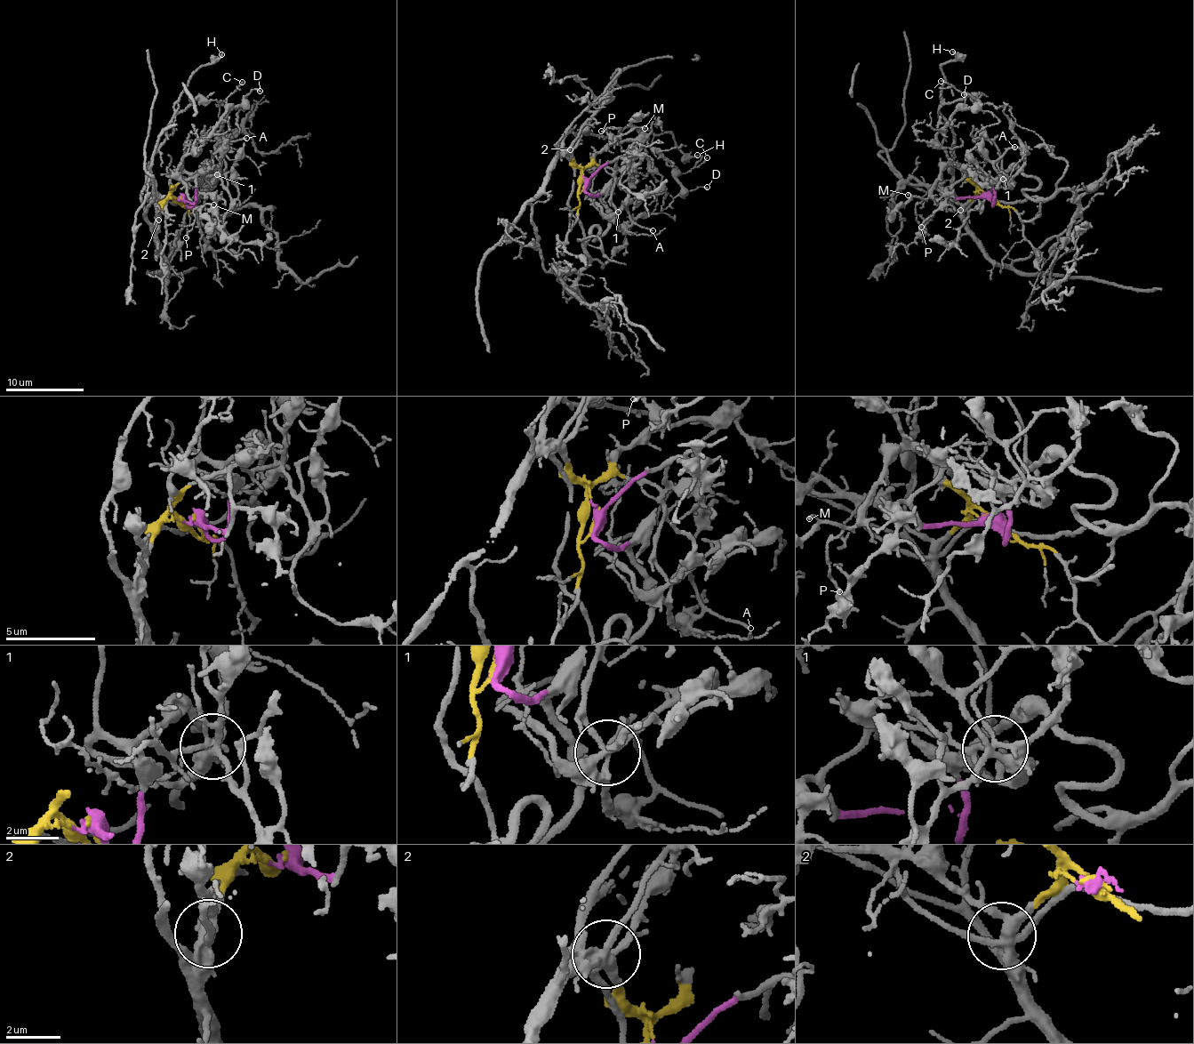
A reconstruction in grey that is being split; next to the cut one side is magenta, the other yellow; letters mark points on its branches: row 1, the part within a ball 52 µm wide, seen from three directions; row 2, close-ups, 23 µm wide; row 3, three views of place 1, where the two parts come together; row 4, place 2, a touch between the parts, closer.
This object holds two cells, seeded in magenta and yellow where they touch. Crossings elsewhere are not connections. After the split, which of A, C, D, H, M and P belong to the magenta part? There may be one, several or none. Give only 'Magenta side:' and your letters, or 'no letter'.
Magenta side: A

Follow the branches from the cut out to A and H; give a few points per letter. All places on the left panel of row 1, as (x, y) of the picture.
A: (182, 199), (188, 206), (196, 203), (191, 176), (204, 185), (212, 180), (219, 165), (217, 144), (245, 137)
H: (180, 199), (168, 198), (152, 222), (145, 213), (141, 190), (146, 166), (164, 138), (190, 76), (222, 53)

